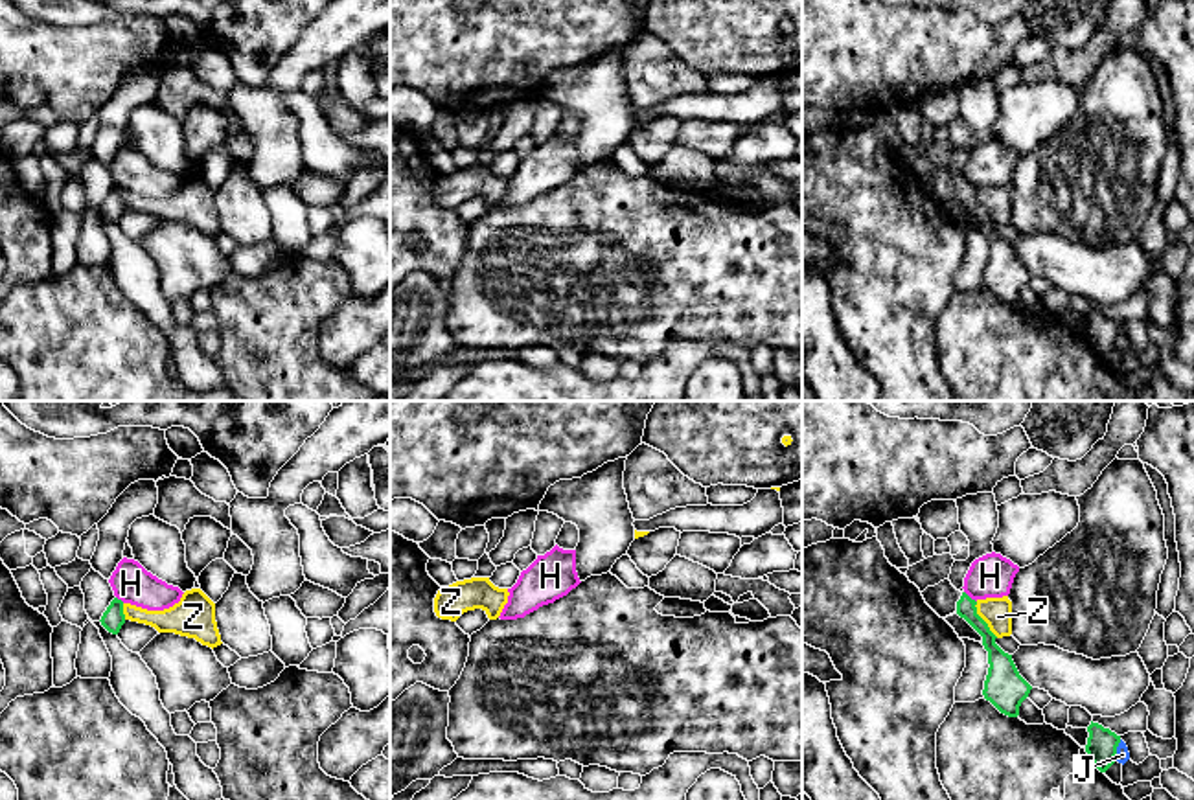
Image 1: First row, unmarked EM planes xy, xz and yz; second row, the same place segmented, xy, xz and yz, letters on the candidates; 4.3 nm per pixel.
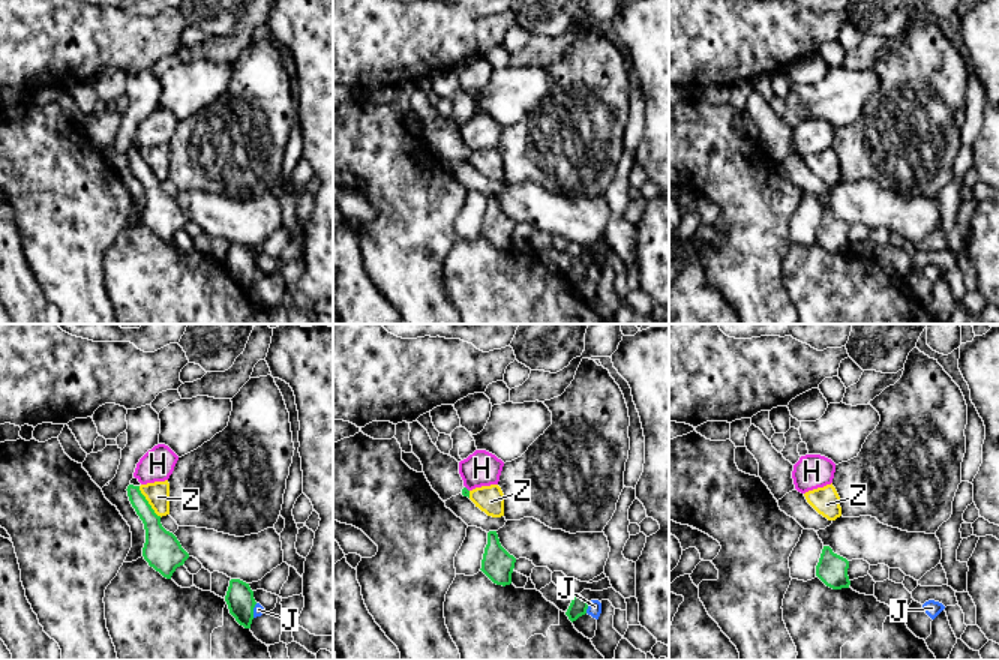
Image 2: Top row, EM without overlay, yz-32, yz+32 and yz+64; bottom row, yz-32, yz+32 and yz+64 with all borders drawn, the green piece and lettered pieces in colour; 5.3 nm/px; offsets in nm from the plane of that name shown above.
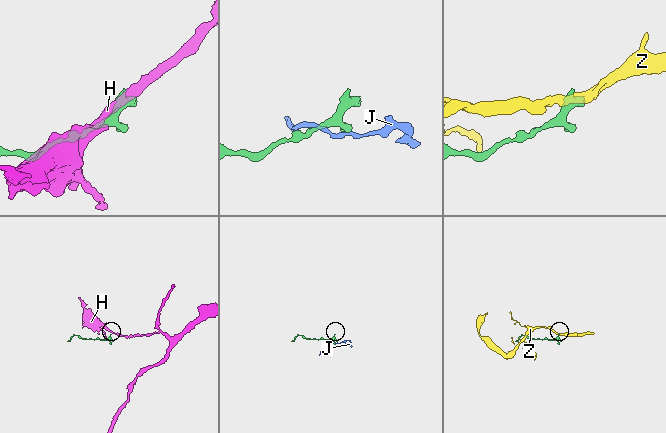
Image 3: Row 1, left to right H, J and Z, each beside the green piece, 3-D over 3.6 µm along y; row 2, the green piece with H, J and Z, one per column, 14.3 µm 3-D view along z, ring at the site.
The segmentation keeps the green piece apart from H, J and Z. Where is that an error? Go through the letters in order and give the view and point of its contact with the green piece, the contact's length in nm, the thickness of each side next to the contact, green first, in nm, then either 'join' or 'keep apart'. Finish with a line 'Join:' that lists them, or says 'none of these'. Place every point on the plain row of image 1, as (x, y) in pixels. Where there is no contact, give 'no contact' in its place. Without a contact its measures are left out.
H: yz (968, 184) | 80 nm | 90/190 nm | keep apart
J: yz (1115, 339) | 100 nm | 130/60 nm | keep apart
Z: yz (983, 208) | 190 nm | 130/130 nm | keep apart
Join: none of these

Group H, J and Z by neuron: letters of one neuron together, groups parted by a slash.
H / J / Z

